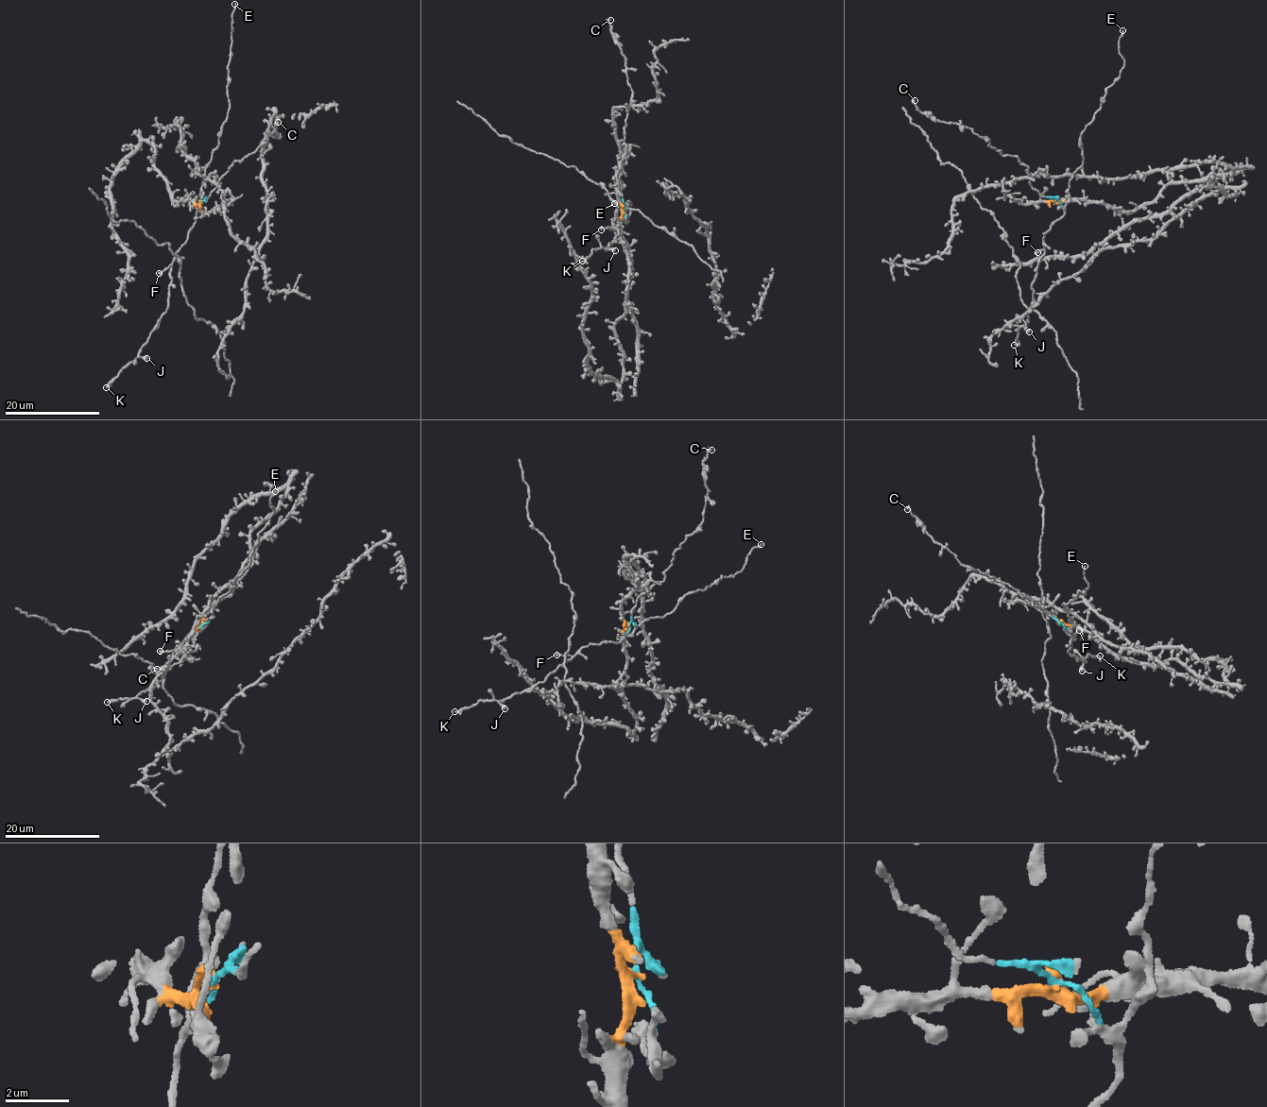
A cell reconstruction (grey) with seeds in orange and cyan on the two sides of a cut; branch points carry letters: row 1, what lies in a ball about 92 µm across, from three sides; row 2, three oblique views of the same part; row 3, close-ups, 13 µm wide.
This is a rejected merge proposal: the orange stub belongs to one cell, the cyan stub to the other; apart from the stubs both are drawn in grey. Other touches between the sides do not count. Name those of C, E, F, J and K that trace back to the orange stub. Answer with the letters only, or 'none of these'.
none of these

